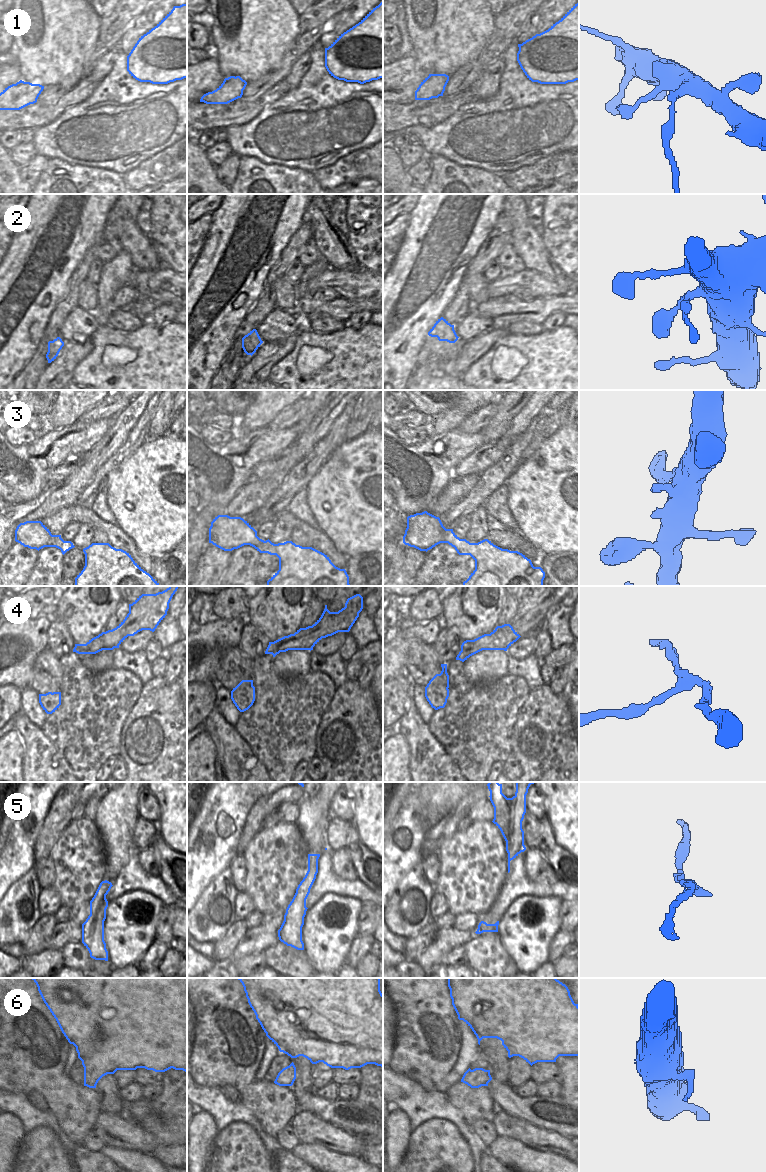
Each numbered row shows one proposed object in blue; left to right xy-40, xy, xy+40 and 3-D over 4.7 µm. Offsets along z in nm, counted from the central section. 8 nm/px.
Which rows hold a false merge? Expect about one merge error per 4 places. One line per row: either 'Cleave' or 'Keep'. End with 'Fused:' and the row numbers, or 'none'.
1: Cleave
2: Keep
3: Keep
4: Cleave
5: Keep
6: Keep
Fused: 1, 4.

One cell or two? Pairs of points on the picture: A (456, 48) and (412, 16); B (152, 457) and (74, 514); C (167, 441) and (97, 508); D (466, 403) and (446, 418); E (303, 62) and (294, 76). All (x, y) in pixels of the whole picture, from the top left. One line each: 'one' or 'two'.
A: one
B: two
C: two
D: one
E: one

